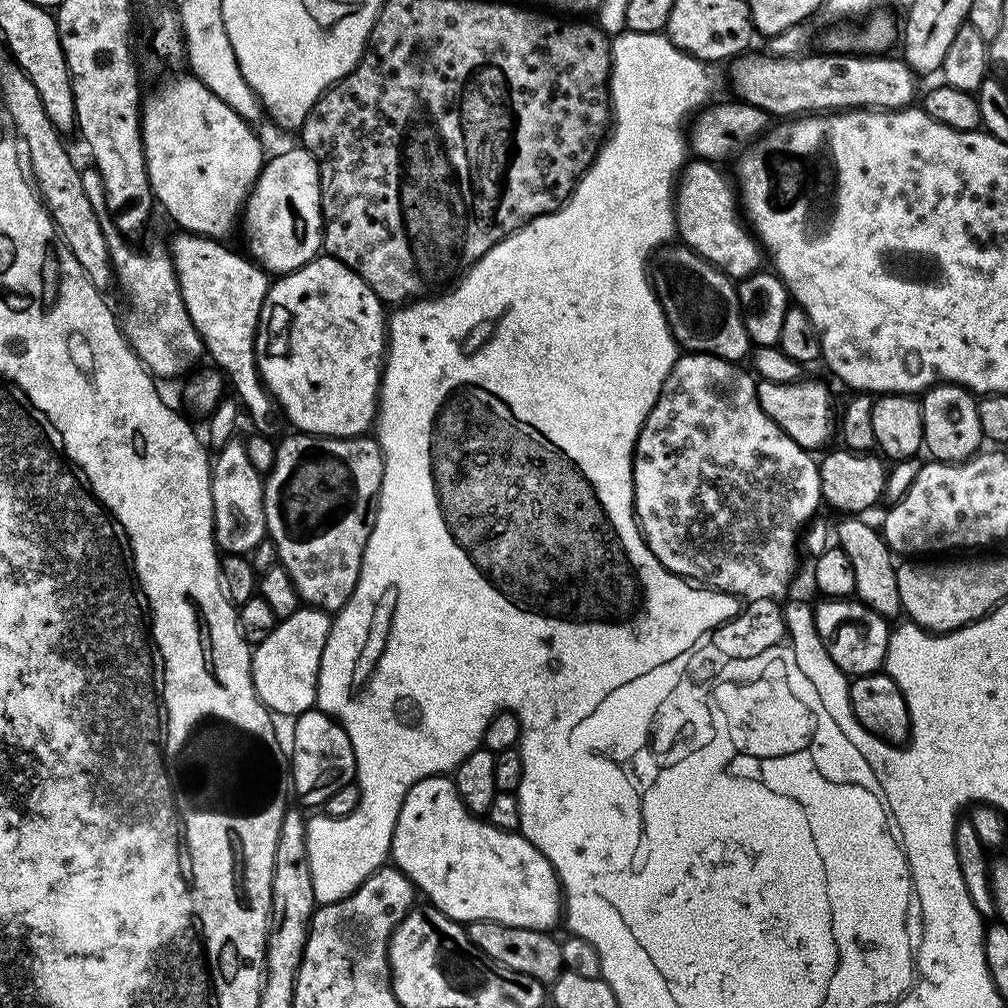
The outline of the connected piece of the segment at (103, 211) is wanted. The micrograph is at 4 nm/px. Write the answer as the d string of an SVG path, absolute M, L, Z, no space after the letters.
M81 171L82 186L86 190L86 198L90 206L97 208L102 230L106 234L108 249L112 255L112 267L118 270L118 276L124 279L130 295L136 299L136 308L125 320L122 320L122 334L132 345L140 361L153 377L161 381L171 376L180 376L187 368L192 368L205 355L204 342L190 314L186 310L186 302L182 298L176 283L176 269L172 266L171 255L167 251L152 252L148 257L139 256L132 248L127 248L125 237L116 229L112 221L112 213L106 208L104 184L95 171Z

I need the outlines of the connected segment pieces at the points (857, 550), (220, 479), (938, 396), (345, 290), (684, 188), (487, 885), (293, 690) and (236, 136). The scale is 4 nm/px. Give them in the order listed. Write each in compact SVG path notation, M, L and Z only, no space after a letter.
M846 516L834 528L834 536L837 545L843 550L850 560L854 569L855 588L857 599L873 609L881 617L894 620L898 614L901 615L901 595L898 594L897 567L893 553L888 544L885 543L883 535L876 531L858 516Z
M233 438L215 453L212 466L212 497L216 543L228 554L251 554L266 539L268 527L264 513L264 480L262 473L250 462L247 443Z
M938 384L933 385L921 399L921 408L923 410L923 438L926 452L930 452L935 461L941 463L964 463L974 456L984 444L981 434L981 422L978 419L979 401L977 397L969 392L968 389L959 384Z
M327 254L317 255L309 264L298 270L285 272L271 281L262 306L260 325L256 331L256 365L263 385L271 393L279 411L293 424L293 429L310 436L362 436L375 425L380 406L380 378L384 375L386 349L388 346L388 322L385 305L374 294L372 287L354 270L350 270L341 260Z
M699 158L685 163L678 180L675 198L678 236L702 259L715 264L725 276L743 278L761 271L762 248L757 237L749 231L742 219L733 185L730 180L728 185L727 178L716 168L719 167L715 163Z
M447 775L427 776L418 782L414 782L414 786L410 786L410 790L404 796L404 801L402 802L400 813L394 826L390 860L395 867L399 868L400 871L412 881L413 885L415 885L423 895L424 892L428 895L427 903L431 905L431 907L437 908L439 912L446 914L451 920L455 920L465 926L471 924L473 920L493 920L499 924L505 924L508 928L552 930L552 927L556 924L556 919L561 919L562 889L560 879L556 877L556 871L549 865L547 858L544 857L529 840L523 839L519 831L503 832L501 828L495 828L495 826L489 824L487 819L472 813L462 802L455 783L453 783Z
M302 606L290 614L290 618L279 621L276 629L263 642L255 645L252 681L258 698L269 712L277 717L295 718L304 712L313 711L322 650L332 629L332 621L333 617L322 609Z
M191 74L166 81L149 100L147 97L143 101L142 135L148 184L152 187L155 203L168 211L177 229L209 238L228 238L224 236L231 234L266 163L264 148L252 128L255 127L249 121L240 117Z

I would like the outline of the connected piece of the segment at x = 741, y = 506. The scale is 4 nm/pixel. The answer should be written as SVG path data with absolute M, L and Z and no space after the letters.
M694 352L684 354L676 361L676 365L670 370L670 374L666 378L666 382L660 391L660 397L656 399L656 405L650 410L650 414L646 418L646 422L642 426L640 436L636 439L636 451L632 453L632 489L634 490L634 502L632 507L636 509L637 519L641 524L641 531L644 533L644 540L648 543L648 549L660 559L662 566L666 566L668 572L673 572L676 576L685 577L693 582L703 582L705 585L711 586L717 590L722 587L722 562L712 560L712 554L718 554L716 558L726 556L726 560L738 560L750 552L724 552L724 550L738 550L738 546L742 544L750 544L754 540L766 540L768 530L772 530L770 522L752 522L752 494L786 494L786 496L794 496L788 498L788 508L786 514L790 518L790 524L796 522L794 530L794 543L799 545L802 540L802 533L813 523L812 515L816 512L816 507L821 507L822 497L820 495L820 465L814 459L813 453L806 448L800 448L798 442L794 442L794 438L790 438L790 434L783 432L780 427L775 424L766 414L766 410L762 410L762 406L758 402L758 394L756 393L757 381L754 379L751 371L743 372L739 363L723 360L717 356L710 356L707 352Z

